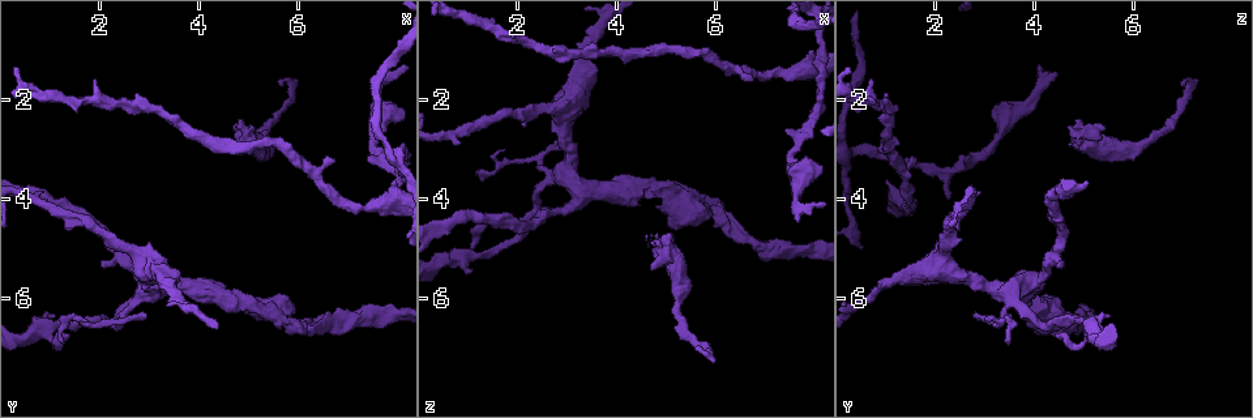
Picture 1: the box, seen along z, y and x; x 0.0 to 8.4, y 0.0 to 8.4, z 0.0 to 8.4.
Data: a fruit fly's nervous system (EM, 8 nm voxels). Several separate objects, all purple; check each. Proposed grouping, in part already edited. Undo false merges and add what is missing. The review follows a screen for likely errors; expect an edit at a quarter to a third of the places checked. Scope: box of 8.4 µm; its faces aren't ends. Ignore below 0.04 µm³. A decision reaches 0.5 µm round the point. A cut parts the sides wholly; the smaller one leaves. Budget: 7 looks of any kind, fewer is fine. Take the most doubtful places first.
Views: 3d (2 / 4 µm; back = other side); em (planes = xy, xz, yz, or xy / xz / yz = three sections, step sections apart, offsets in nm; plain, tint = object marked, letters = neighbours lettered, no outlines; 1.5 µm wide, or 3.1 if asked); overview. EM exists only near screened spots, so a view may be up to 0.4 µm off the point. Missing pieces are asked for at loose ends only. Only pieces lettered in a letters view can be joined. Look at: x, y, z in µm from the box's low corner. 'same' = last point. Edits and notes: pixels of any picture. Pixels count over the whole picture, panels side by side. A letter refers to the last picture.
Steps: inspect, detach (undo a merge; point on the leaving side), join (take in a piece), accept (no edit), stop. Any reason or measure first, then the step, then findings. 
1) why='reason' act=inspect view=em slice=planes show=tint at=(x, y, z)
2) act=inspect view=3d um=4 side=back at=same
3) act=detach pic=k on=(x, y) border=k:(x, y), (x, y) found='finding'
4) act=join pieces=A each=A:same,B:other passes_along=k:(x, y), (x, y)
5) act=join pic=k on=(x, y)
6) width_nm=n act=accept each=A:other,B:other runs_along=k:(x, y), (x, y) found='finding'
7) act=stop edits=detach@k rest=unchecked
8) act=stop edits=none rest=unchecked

why='an open end' act=inspect view=3d um=4 side=back at=(6.75, 3.25, 1.60)

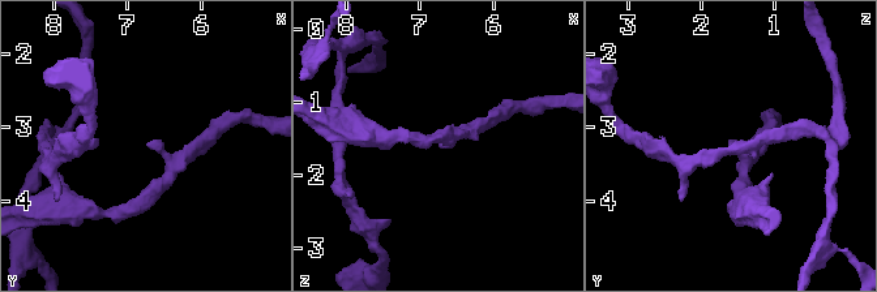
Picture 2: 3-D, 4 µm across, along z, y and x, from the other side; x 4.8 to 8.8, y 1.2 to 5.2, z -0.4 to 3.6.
act=inspect view=em slice=planes show=tint at=(6.75, 3.20, 1.65)

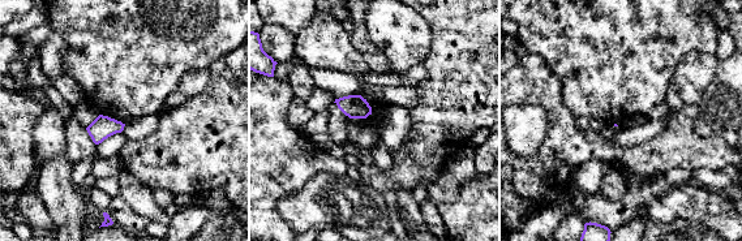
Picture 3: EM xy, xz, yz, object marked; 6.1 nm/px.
act=inspect view=em slice=planes show=letters at=same

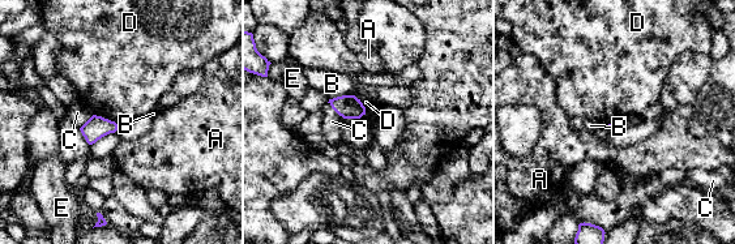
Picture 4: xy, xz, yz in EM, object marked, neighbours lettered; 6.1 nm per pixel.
act=accept each=A:other,B:other,C:other,D:other,E:other border=4:(353, 94), (364, 107), (360, 118) found='none of them fits'

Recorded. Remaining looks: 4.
why='thin end' act=inspect view=em slice=planes show=plain at=(5.75, 1.65, 7.10)

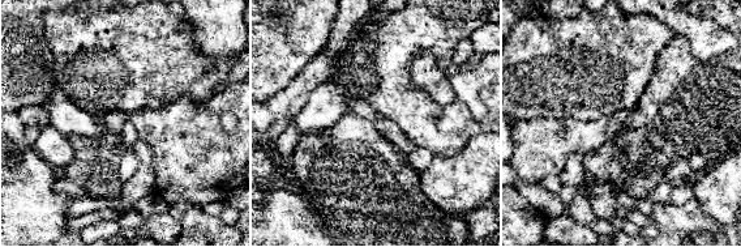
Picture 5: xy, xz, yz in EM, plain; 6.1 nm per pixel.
act=inspect view=em slice=planes show=tint at=same

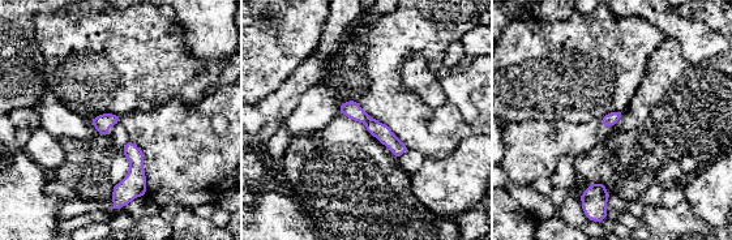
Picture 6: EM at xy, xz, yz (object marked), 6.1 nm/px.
why='see the neighbours' act=inspect view=em slice=planes show=letters at=same

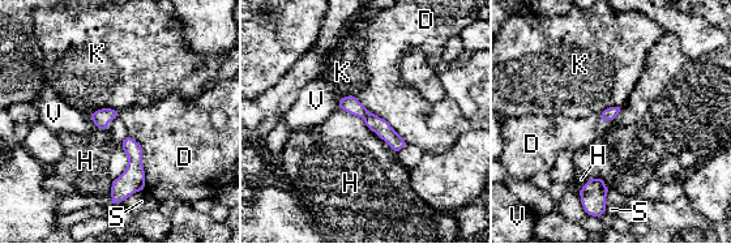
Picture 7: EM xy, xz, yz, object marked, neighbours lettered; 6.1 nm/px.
act=accept each=D:other,H:other,K:other,S:other,V:other border=7:(340, 107), (359, 116), (396, 152) found='no lettered piece goes on from it'

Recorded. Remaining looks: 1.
act=stop edits=none rest=unchecked

